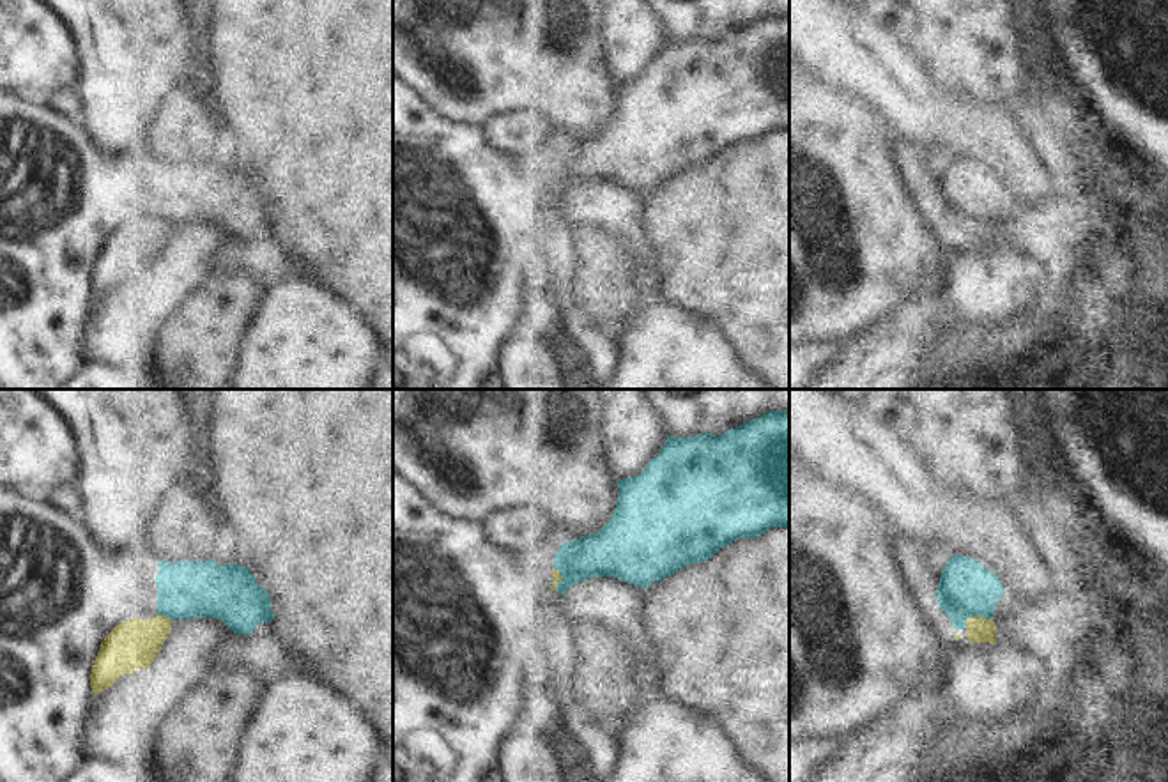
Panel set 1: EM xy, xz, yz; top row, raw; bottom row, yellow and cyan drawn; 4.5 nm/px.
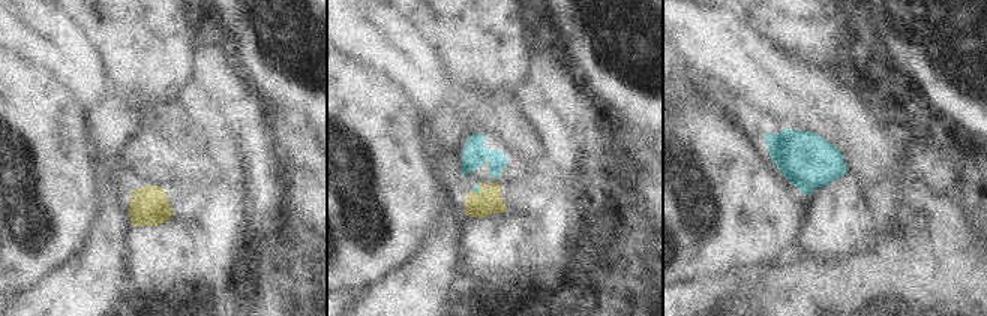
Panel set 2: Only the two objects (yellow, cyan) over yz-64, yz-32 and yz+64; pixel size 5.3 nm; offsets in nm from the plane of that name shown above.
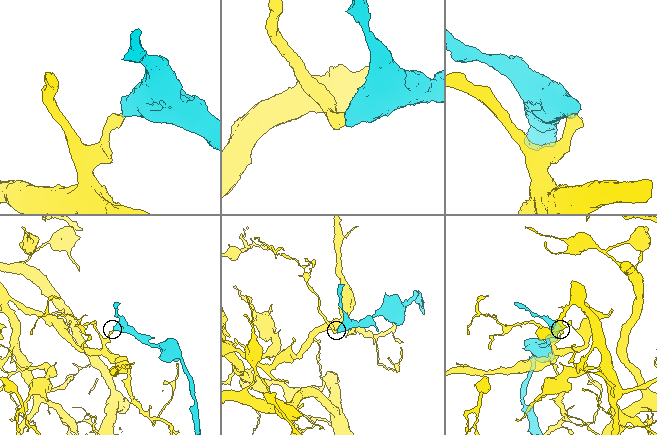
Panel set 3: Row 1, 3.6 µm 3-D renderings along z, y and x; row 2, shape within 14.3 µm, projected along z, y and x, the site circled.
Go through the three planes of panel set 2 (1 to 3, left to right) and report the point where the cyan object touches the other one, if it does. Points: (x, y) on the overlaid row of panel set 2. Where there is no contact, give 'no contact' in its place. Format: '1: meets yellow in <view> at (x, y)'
1: no contact
2: meets yellow in yz-32 at (474, 192)
3: no contact

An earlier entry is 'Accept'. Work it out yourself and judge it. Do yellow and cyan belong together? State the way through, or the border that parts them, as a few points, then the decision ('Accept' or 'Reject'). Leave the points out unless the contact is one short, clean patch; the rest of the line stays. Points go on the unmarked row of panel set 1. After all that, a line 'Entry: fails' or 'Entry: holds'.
Boundary: yz (991, 222), (970, 220), (965, 232). Reject
Entry: fails

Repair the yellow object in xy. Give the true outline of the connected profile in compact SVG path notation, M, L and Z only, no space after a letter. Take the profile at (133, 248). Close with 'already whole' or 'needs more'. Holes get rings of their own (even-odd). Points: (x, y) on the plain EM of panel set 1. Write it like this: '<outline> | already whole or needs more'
M133 221L117 228L101 246L90 278L94 301L111 290L120 280L149 272L172 234L172 223Z | already whole

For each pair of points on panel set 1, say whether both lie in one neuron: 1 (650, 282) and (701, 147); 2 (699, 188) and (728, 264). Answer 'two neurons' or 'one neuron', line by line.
1: two neurons
2: one neuron

